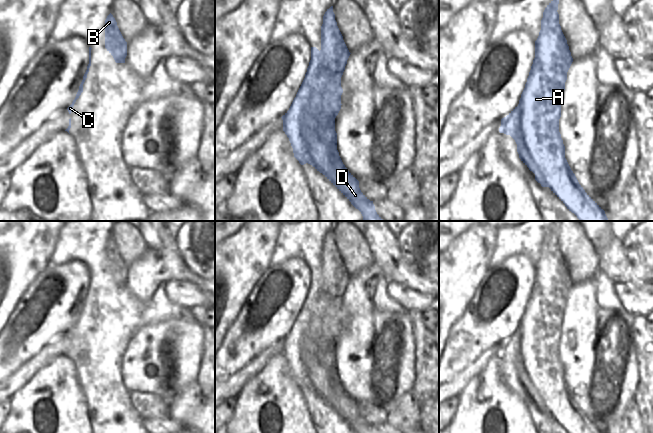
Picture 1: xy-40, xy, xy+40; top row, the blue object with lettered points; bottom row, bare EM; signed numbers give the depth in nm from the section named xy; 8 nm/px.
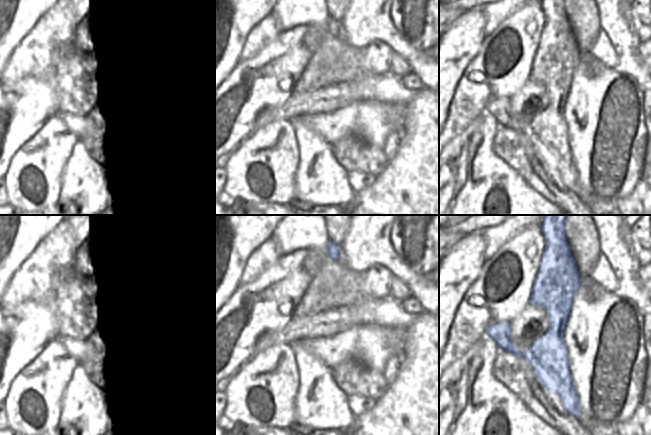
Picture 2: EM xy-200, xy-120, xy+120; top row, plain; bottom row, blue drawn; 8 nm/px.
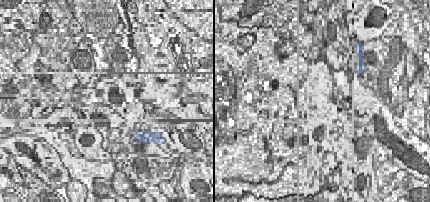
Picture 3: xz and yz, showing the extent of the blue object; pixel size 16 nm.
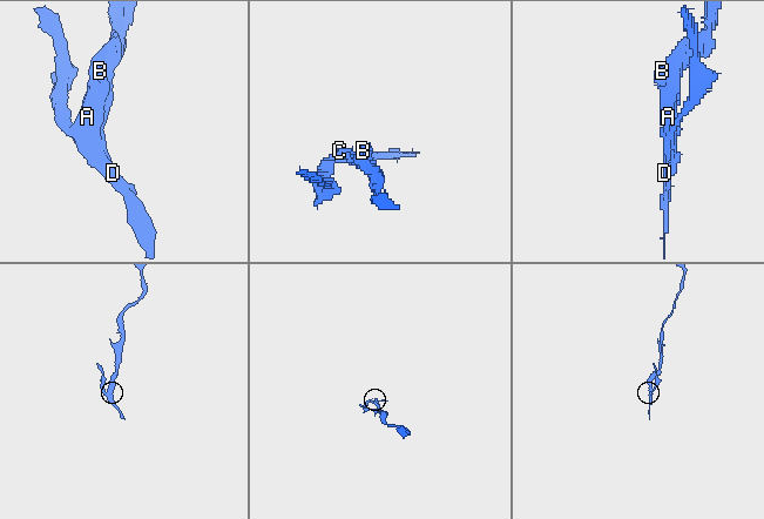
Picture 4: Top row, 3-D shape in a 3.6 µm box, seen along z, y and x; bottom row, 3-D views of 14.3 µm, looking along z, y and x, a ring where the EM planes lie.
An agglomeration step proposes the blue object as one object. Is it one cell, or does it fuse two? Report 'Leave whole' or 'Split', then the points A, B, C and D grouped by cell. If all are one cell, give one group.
Split. Groups: A B D / C.

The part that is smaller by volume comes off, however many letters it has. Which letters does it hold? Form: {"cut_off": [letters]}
{"cut_off": ["C"]}

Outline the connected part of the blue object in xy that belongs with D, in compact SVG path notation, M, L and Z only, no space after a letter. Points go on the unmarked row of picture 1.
M333 230L325 236L321 250L321 274L311 271L311 284L305 302L296 318L303 324L301 340L301 358L303 360L303 376L299 387L312 389L322 397L356 433L375 433L360 414L359 405L347 394L337 374L337 357L335 342L341 333L341 301L345 294L350 276L337 250Z

